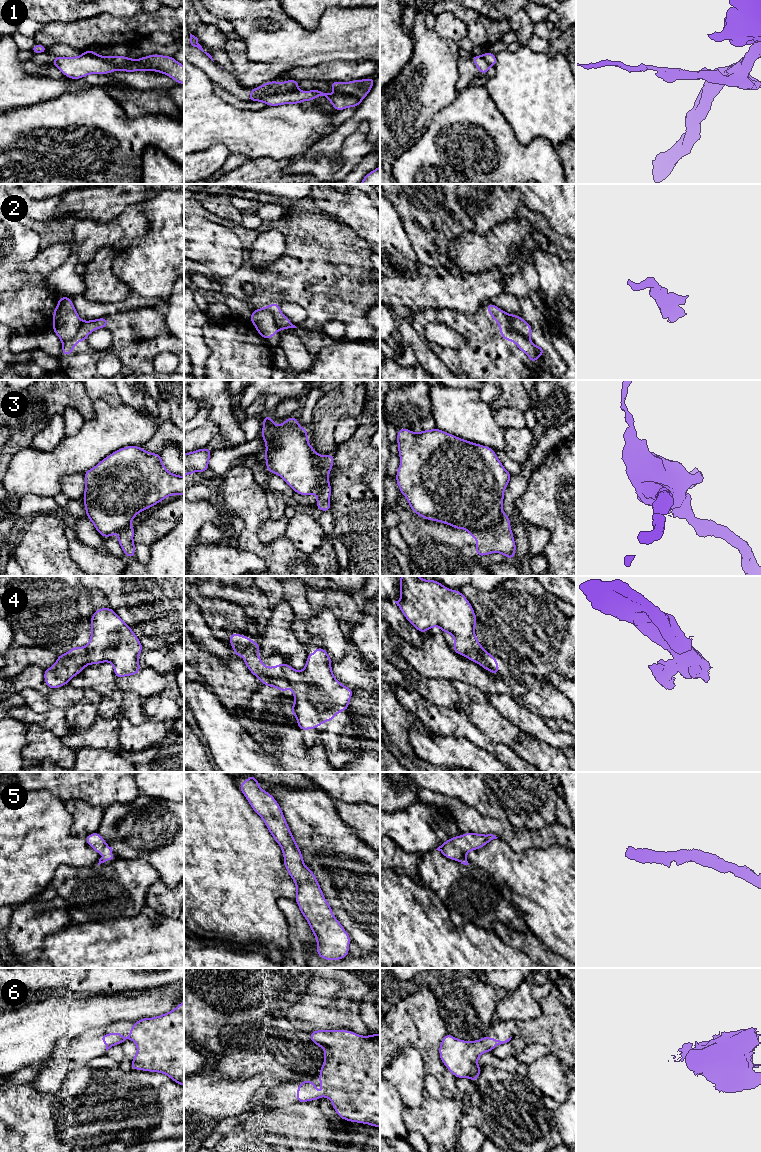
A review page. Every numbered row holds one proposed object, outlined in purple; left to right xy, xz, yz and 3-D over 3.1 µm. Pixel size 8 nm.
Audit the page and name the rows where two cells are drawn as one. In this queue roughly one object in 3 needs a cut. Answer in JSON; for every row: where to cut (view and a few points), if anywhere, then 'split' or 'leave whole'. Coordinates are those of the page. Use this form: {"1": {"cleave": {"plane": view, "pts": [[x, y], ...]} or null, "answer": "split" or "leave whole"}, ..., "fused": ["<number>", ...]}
{"1": {"cleave": {"plane": "xy", "pts": [[82, 54], [103, 58], [123, 70]]}, "answer": "split"}, "2": {"cleave": {"plane": "yz", "pts": [[505, 313], [508, 326], [528, 339]]}, "answer": "split"}, "3": {"cleave": {"plane": "yz", "pts": [[503, 514], [492, 525], [468, 531]]}, "answer": "split"}, "4": {"cleave": {"plane": "xz", "pts": [[283, 663], [283, 675], [290, 686]]}, "answer": "split"}, "5": {"cleave": null, "answer": "leave whole"}, "6": {"cleave": null, "answer": "leave whole"}, "fused": ["1", "2", "3", "4"]}

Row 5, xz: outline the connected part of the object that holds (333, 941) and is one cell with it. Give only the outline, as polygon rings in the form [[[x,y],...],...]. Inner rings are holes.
[[[248,774],[248,780],[238,786],[281,846],[285,869],[296,884],[295,901],[316,937],[317,955],[328,961],[345,958],[350,953],[351,938],[334,916],[315,874],[303,863],[300,847],[296,844],[278,802],[269,792],[259,787],[259,781],[254,775]]]

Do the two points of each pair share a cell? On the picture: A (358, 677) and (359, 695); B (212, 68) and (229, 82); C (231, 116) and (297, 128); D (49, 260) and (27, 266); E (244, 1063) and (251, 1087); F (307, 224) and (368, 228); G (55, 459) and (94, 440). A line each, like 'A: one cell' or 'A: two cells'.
A: two cells
B: one cell
C: one cell
D: one cell
E: two cells
F: two cells
G: one cell

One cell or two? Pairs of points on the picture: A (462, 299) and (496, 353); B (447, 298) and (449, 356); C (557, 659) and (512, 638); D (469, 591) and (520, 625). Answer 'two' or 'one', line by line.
A: two
B: two
C: one
D: one

